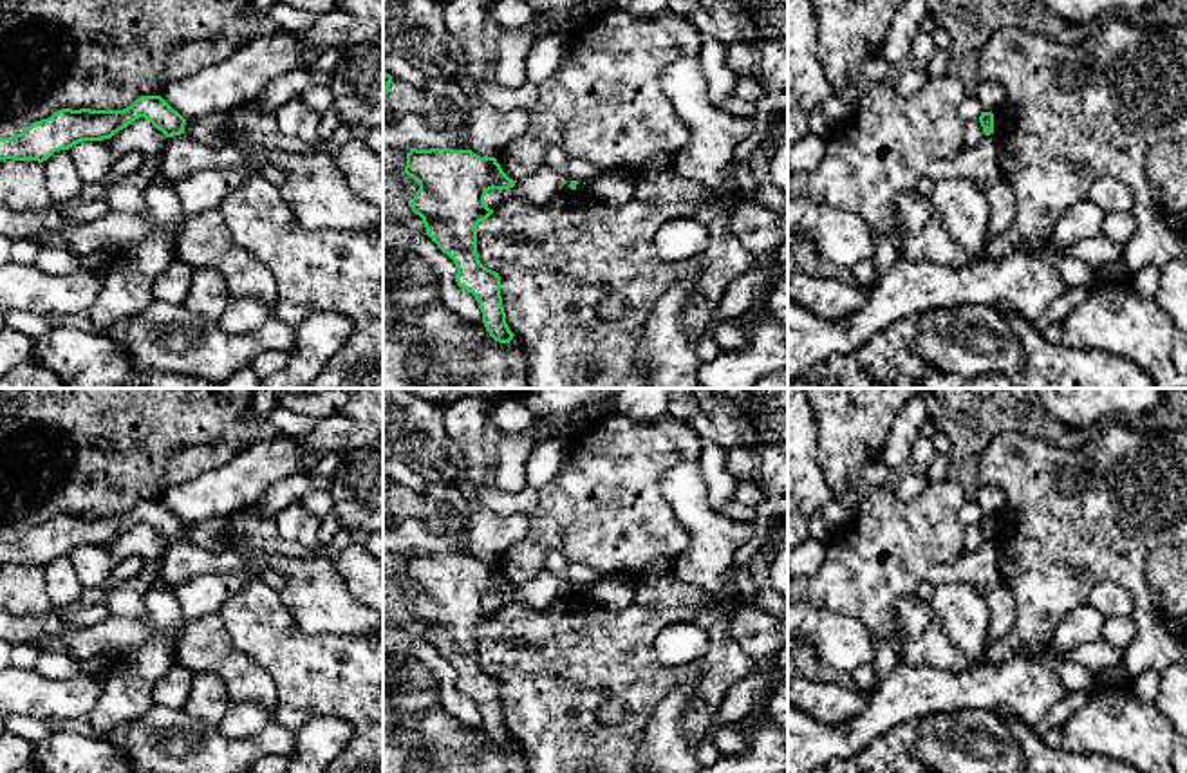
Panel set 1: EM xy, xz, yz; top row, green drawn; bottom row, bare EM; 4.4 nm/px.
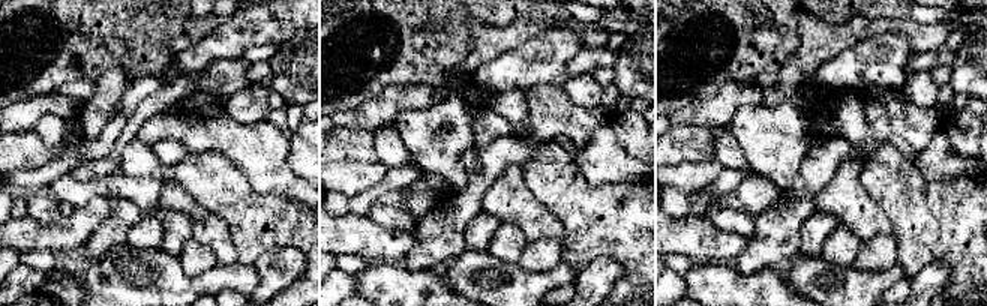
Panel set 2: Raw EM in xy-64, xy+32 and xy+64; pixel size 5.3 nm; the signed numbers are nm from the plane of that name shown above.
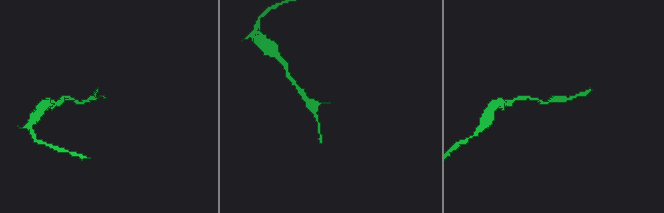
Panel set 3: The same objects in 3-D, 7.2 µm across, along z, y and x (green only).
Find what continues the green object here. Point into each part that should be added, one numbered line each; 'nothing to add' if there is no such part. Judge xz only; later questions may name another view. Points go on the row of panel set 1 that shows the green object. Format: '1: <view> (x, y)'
nothing to add

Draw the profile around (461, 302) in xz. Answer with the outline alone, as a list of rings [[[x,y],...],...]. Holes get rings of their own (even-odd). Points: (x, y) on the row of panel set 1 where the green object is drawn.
[[[408,233],[403,240],[403,247],[435,267],[439,275],[439,300],[452,312],[455,312],[470,327],[482,323],[479,302],[455,282],[457,267],[453,260],[443,253],[426,233]]]

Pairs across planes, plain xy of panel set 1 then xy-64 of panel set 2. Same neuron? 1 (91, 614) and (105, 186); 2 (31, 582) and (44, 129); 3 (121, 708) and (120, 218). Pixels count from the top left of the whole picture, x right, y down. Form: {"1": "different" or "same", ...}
{"1": "different", "2": "different", "3": "same"}

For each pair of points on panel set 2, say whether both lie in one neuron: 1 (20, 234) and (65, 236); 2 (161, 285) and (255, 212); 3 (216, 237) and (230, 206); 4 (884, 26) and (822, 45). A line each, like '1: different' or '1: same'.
1: same
2: different
3: different
4: same

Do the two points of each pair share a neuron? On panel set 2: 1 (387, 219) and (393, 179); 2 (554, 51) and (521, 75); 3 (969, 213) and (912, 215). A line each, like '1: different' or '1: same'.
1: different
2: same
3: same

